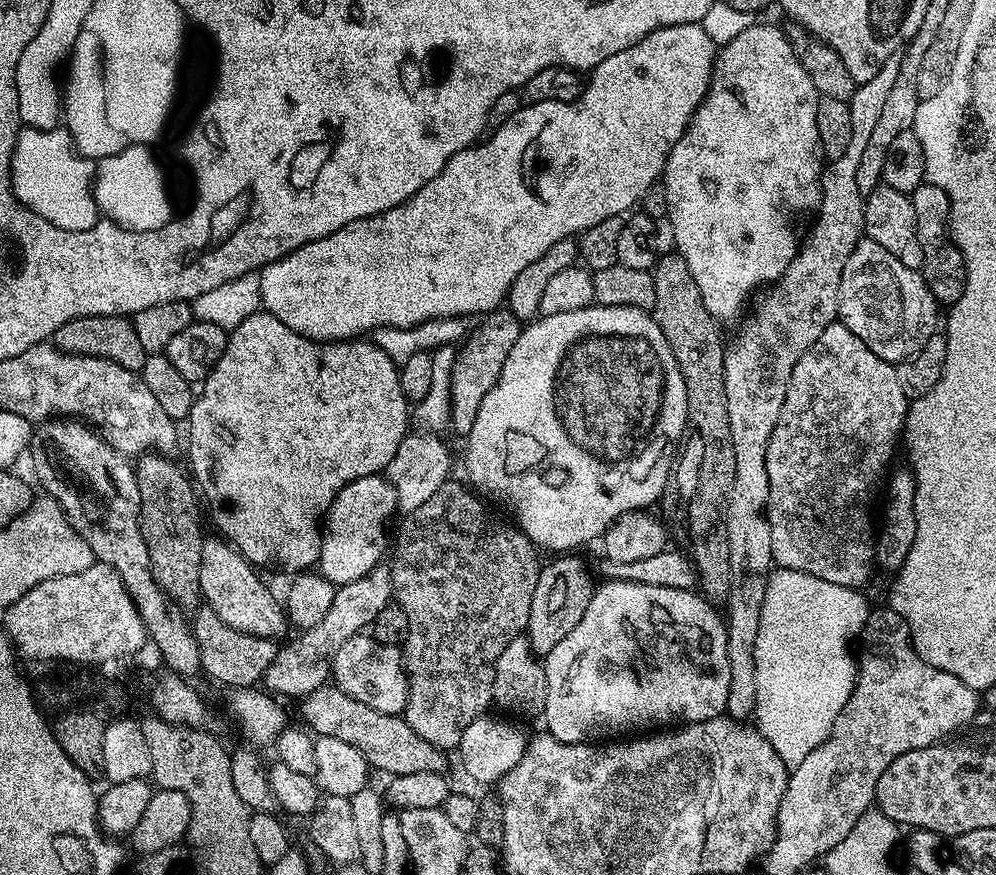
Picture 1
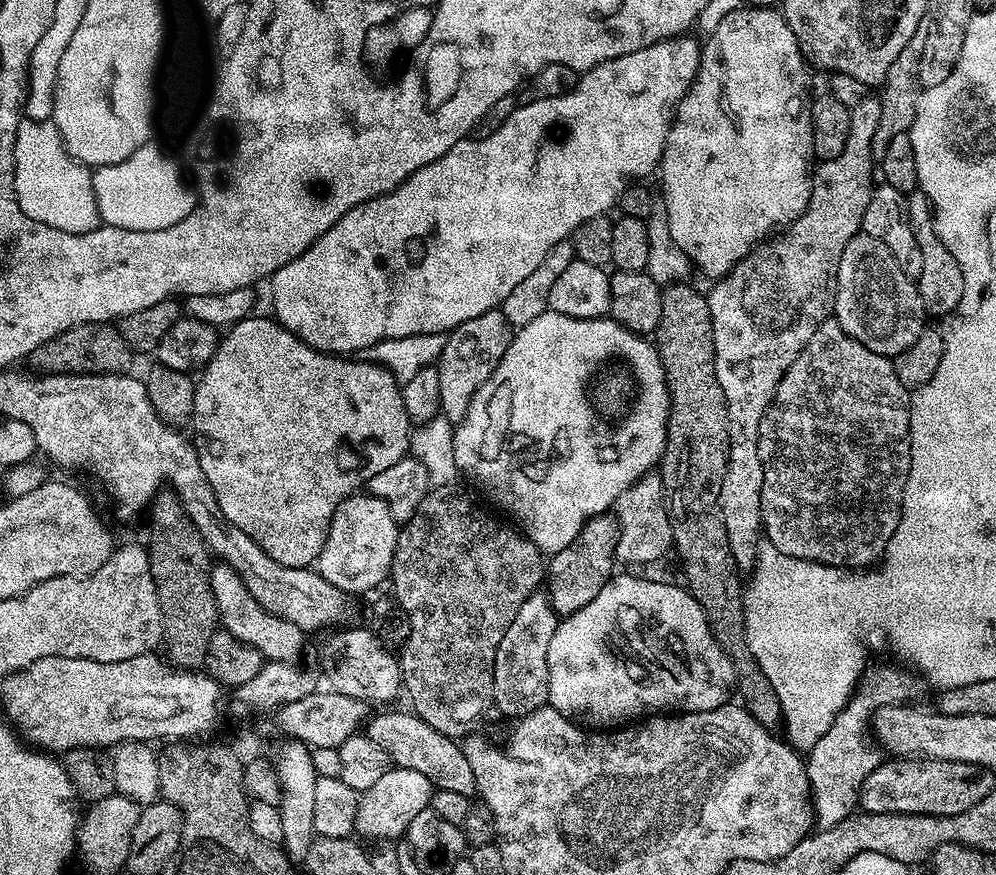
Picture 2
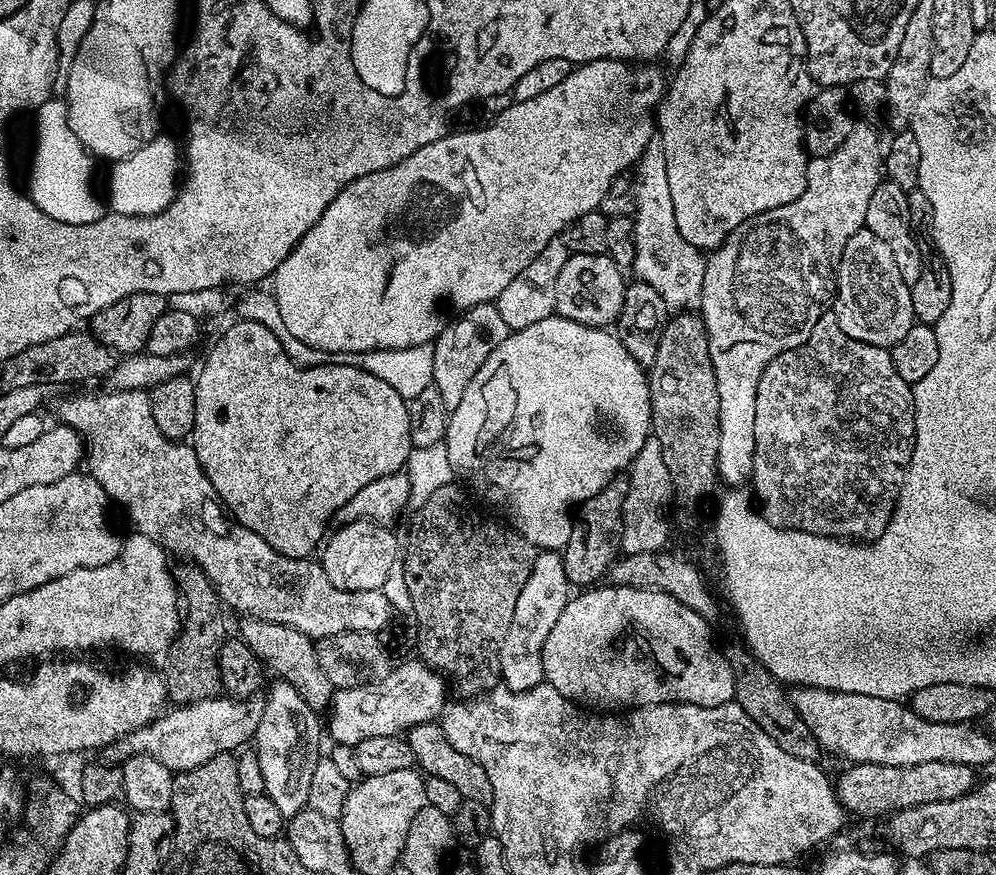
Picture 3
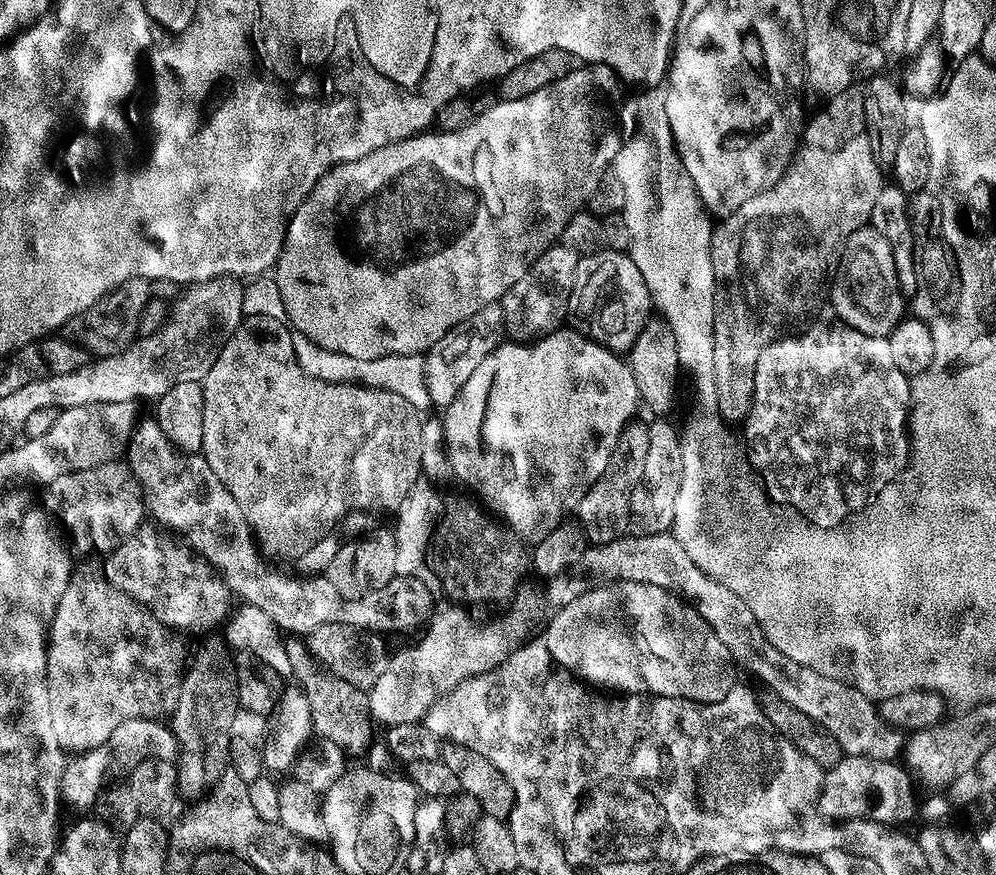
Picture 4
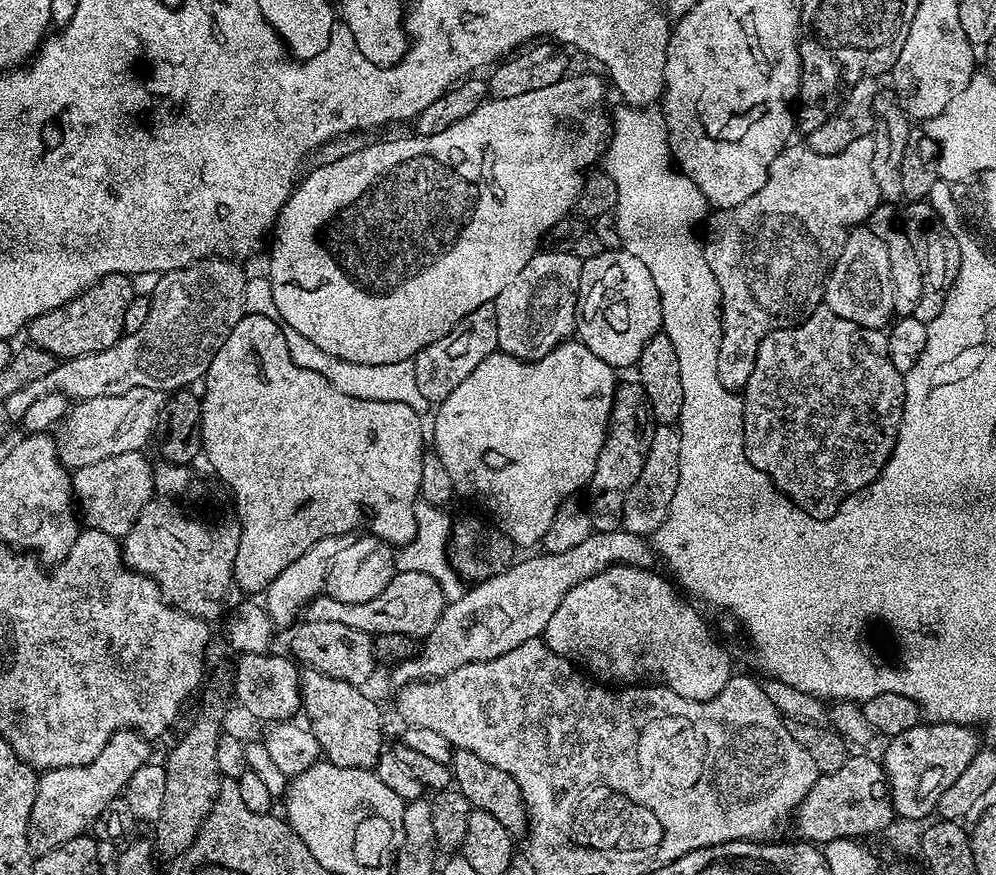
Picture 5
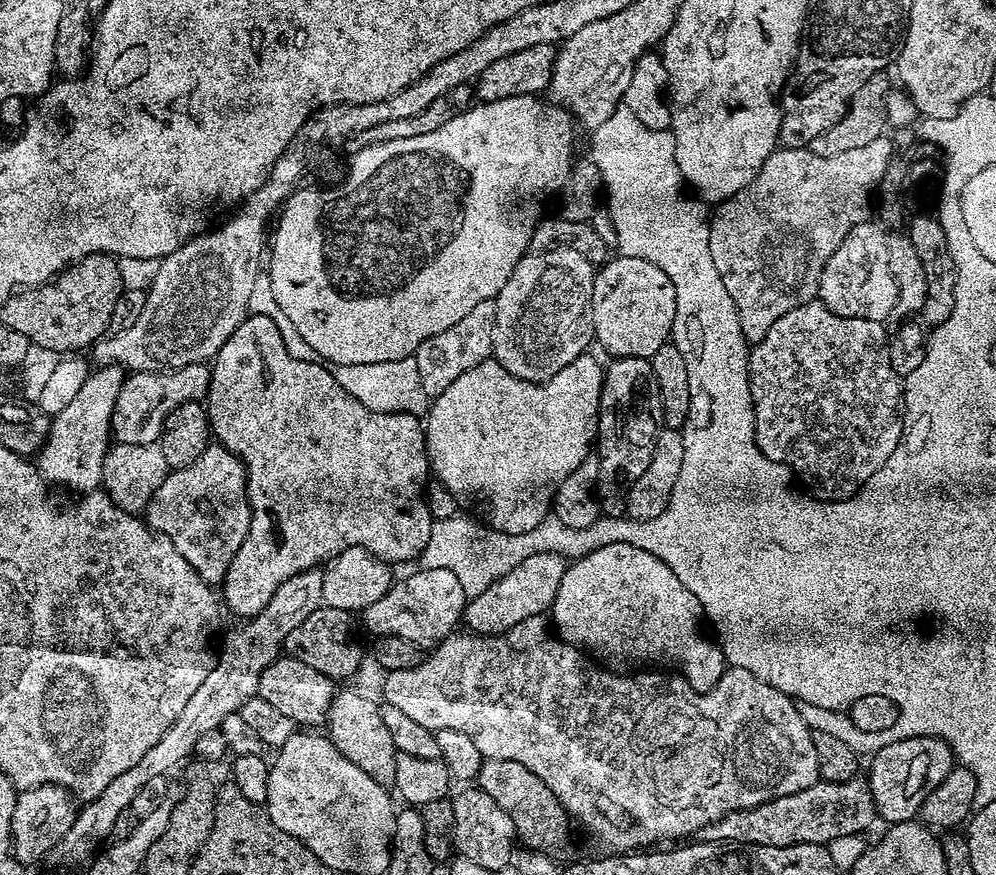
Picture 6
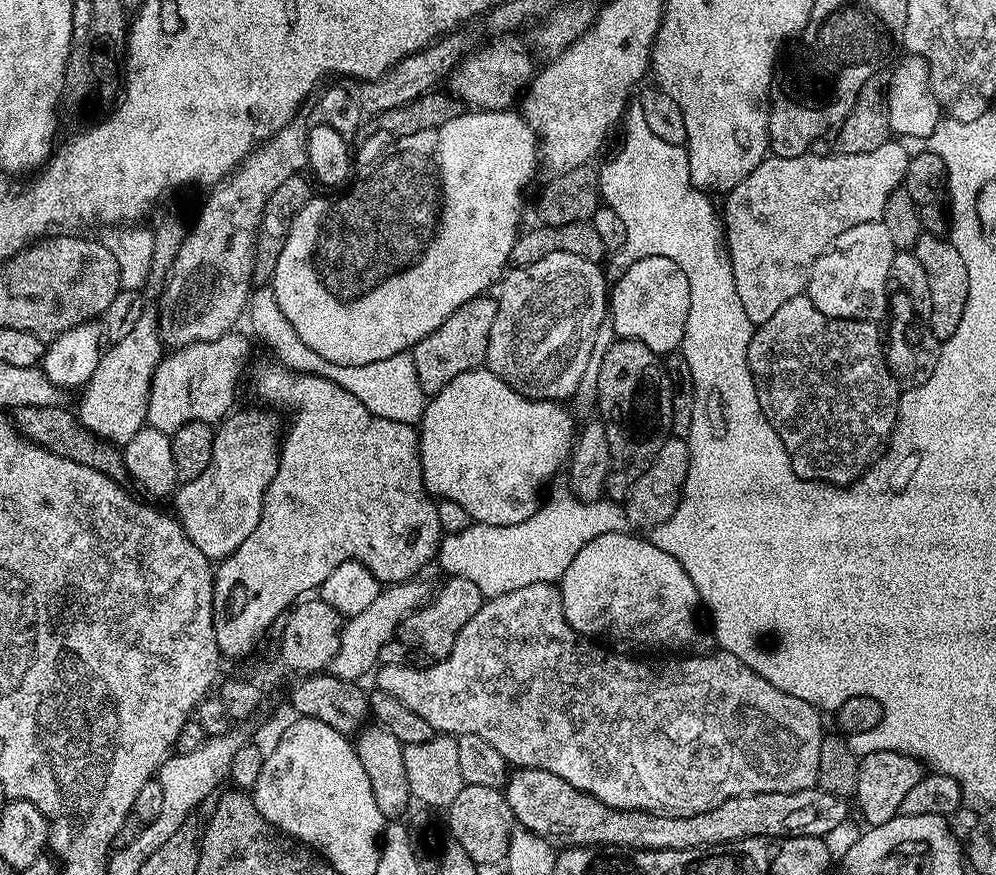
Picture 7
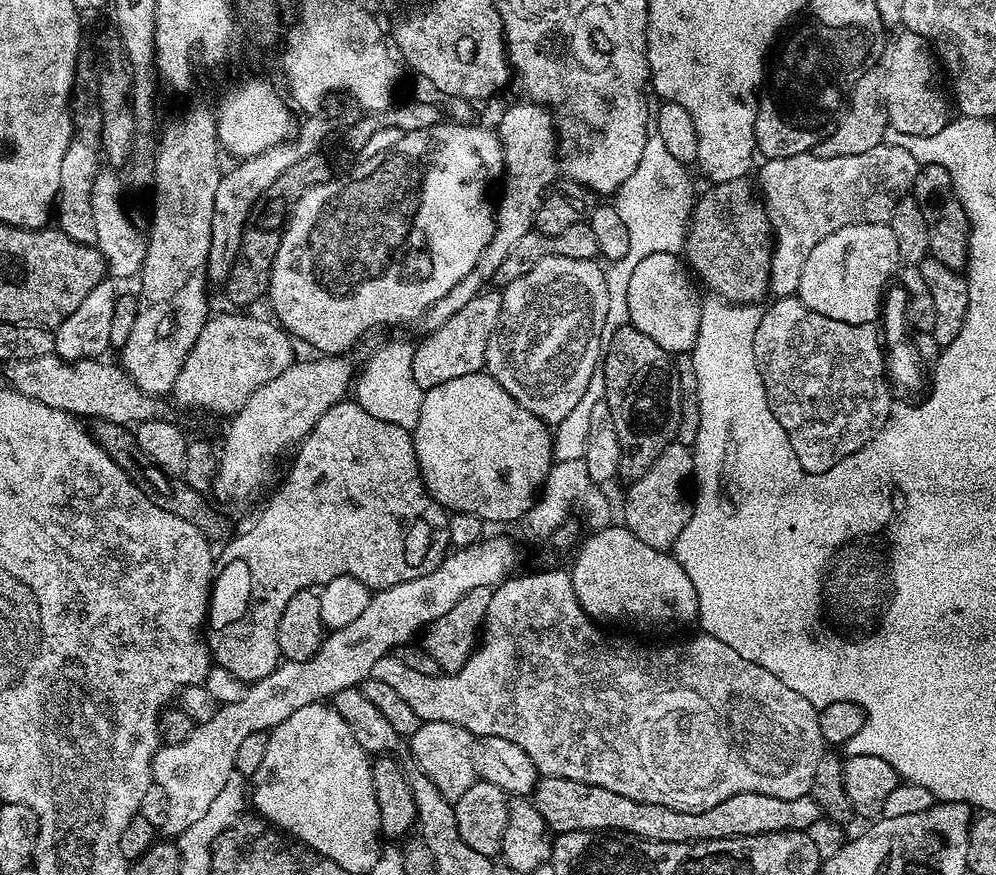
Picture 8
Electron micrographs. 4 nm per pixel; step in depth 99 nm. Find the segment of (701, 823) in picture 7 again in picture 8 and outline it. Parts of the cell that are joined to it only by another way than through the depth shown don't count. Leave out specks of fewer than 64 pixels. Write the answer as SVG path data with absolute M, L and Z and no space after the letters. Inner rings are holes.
M546 776L536 781L536 790L530 797L538 814L547 822L553 833L577 832L628 832L643 840L654 842L686 842L717 840L731 836L753 836L770 832L802 832L812 830L822 813L818 802L811 795L802 798L770 798L770 794L734 794L718 806L701 812L687 812L681 808L642 802L614 794L606 786L574 782L574 778Z

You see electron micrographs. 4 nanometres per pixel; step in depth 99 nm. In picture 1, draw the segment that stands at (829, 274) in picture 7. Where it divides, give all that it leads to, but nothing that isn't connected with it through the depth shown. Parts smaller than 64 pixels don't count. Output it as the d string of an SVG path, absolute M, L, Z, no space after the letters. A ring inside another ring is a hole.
M862 238L854 246L850 258L846 258L846 267L842 270L842 286L838 286L838 306L836 307L839 323L845 324L878 358L886 358L886 362L897 365L901 360L910 358L926 346L926 342L937 335L936 319L942 316L941 305L936 303L934 294L930 294L930 286L926 286L923 275L910 266L902 266L890 250L882 250L878 242Z

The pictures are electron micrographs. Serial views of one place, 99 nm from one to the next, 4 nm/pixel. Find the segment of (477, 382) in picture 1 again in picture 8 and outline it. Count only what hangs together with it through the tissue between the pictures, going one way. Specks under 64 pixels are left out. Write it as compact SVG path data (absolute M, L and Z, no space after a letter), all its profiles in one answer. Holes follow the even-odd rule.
M482 290L454 318L449 318L438 330L427 333L421 344L414 347L414 382L422 389L442 386L450 378L462 378L462 374L474 374L484 368L486 346L490 334L494 334L498 314L502 314L502 295L499 291Z

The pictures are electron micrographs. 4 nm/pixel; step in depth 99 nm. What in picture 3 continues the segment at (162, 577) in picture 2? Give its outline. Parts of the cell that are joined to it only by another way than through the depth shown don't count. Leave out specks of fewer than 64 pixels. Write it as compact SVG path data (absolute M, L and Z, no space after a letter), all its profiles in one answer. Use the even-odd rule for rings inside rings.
M180 562L175 565L174 579L182 597L182 627L172 639L172 645L163 653L162 675L168 685L169 697L184 696L189 701L209 700L222 692L218 654L226 639L224 612L216 589L197 564Z

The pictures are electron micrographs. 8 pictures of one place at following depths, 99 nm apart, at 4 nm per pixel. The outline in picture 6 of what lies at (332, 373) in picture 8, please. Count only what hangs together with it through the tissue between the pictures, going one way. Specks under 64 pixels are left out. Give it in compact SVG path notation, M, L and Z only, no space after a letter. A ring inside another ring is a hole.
M219 442L209 443L194 466L169 471L162 486L154 490L146 509L148 527L170 538L178 554L182 554L210 586L223 585L230 562L234 562L234 554L238 554L238 546L242 546L250 530L251 517L244 461L226 451Z

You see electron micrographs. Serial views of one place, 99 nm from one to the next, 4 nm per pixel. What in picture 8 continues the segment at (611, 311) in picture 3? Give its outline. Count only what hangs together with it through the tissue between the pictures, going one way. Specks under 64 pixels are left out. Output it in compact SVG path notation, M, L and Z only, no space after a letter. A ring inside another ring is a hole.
M650 252L645 254L642 262L635 267L634 274L631 275L630 286L627 287L626 303L629 307L627 323L642 330L642 334L646 334L646 338L654 338L654 342L658 342L658 346L662 346L662 350L666 350L670 354L691 353L698 338L702 307L702 296L696 293L695 287L697 288L697 285L690 275L685 261L677 253Z

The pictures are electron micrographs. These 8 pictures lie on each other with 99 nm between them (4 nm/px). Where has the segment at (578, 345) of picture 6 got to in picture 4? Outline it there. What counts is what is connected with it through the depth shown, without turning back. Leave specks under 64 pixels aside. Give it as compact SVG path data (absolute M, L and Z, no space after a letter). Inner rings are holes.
M563 246L547 248L533 262L530 270L526 270L526 274L522 274L522 278L518 278L518 282L514 282L514 286L510 286L510 290L506 290L503 300L499 303L504 315L505 333L513 341L539 340L540 337L557 331L563 325L560 323L566 320L574 270L579 261L580 257L574 250Z

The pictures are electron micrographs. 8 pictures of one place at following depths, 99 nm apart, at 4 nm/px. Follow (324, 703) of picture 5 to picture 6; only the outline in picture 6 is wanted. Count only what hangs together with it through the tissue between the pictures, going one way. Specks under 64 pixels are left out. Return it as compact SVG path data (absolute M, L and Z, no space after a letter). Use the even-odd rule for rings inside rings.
M337 691L328 711L326 735L334 742L334 746L338 746L343 756L350 758L350 762L354 762L358 770L370 774L374 782L385 786L394 785L394 762L397 751L394 738L390 738L389 728L382 722L380 704L377 701L372 701L360 692Z

